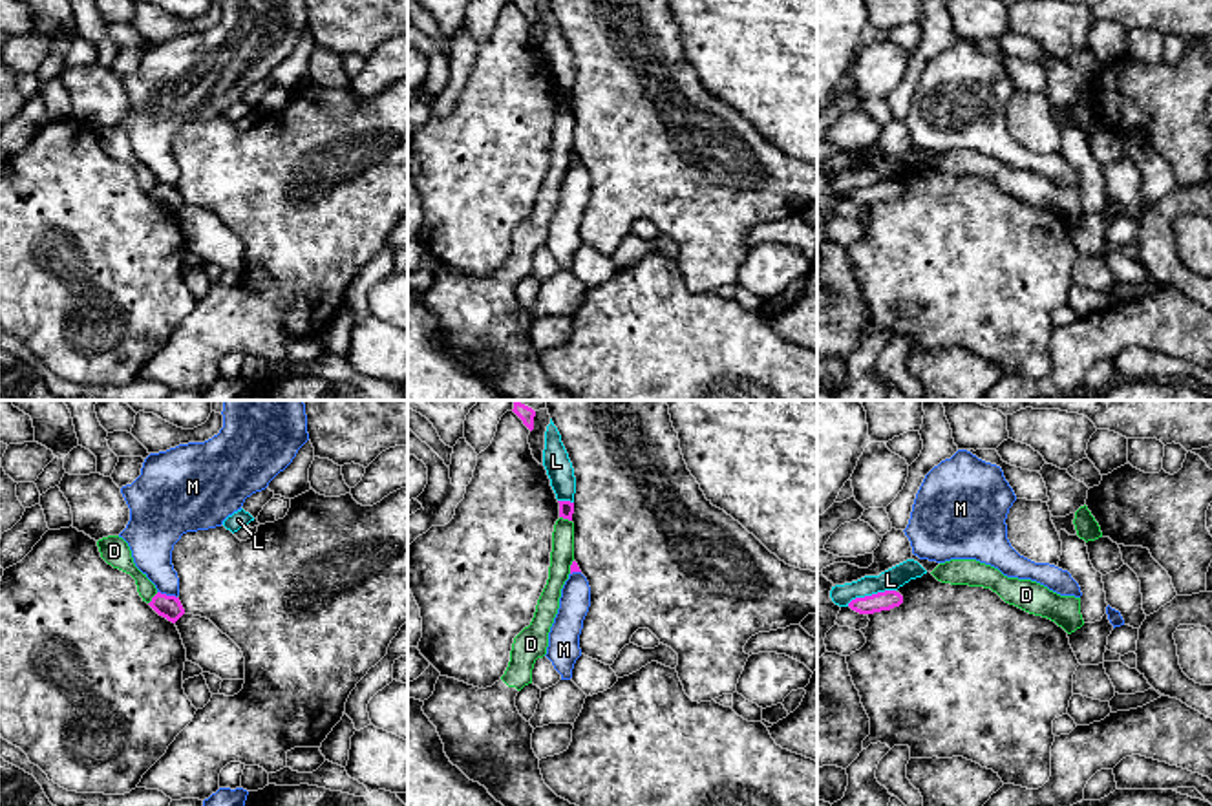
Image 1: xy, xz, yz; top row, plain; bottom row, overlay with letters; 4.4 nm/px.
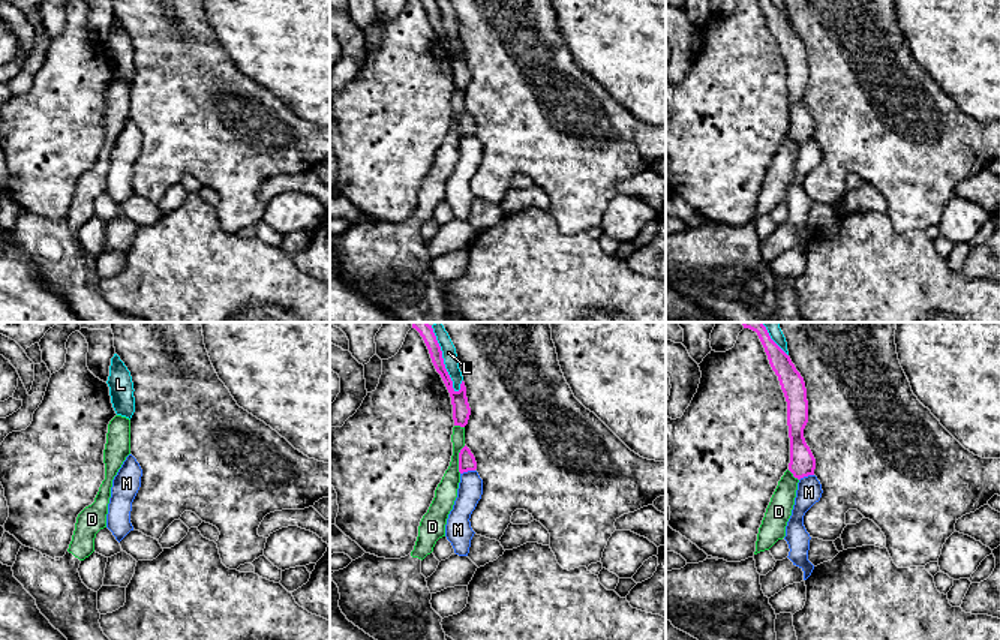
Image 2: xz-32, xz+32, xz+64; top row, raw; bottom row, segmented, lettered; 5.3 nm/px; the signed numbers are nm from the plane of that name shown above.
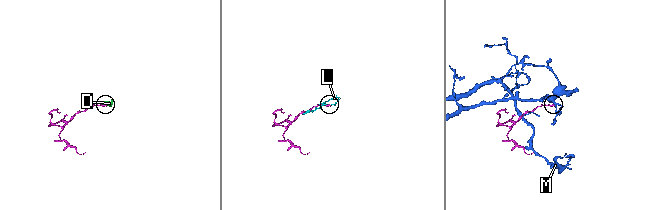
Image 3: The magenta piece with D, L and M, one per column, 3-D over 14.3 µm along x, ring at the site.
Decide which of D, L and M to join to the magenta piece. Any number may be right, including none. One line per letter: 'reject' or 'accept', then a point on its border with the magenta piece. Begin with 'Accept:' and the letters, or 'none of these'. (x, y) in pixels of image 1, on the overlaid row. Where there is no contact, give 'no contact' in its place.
Accept: none of these
D: reject; contact xz (565, 518)
L: reject; contact yz (872, 594)
M: reject; contact xy (165, 594)

